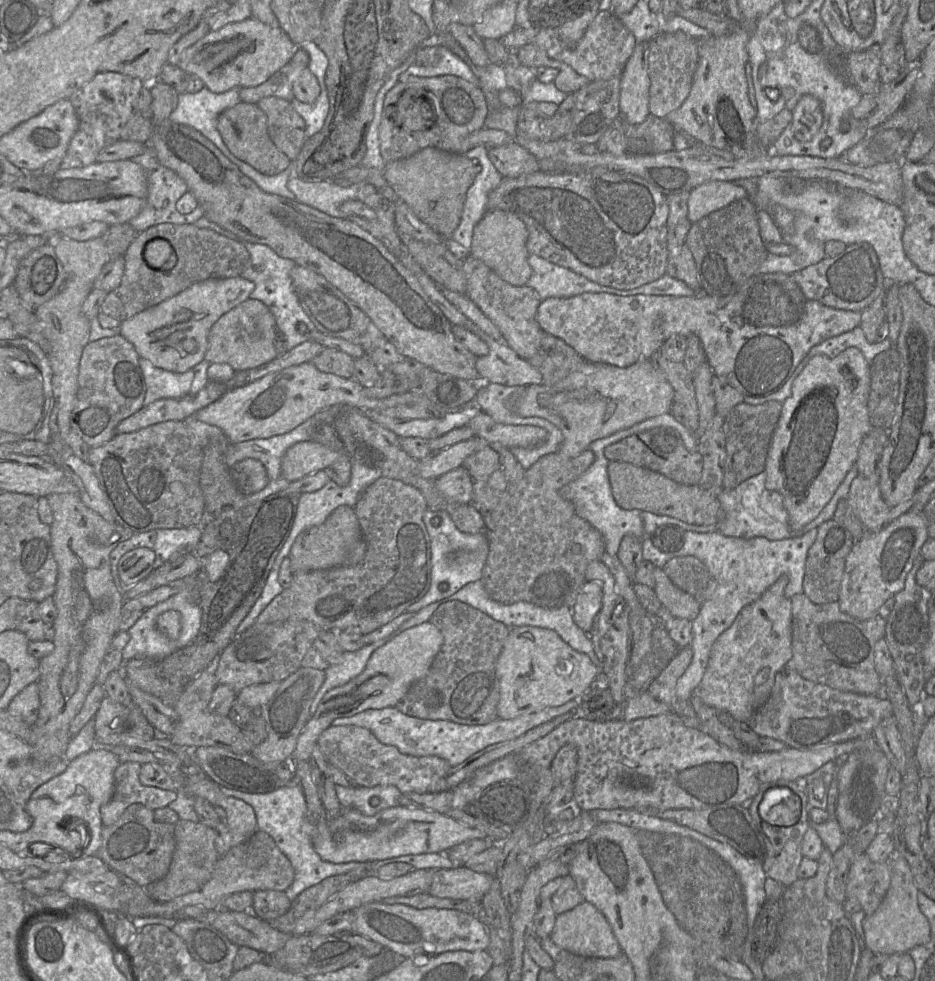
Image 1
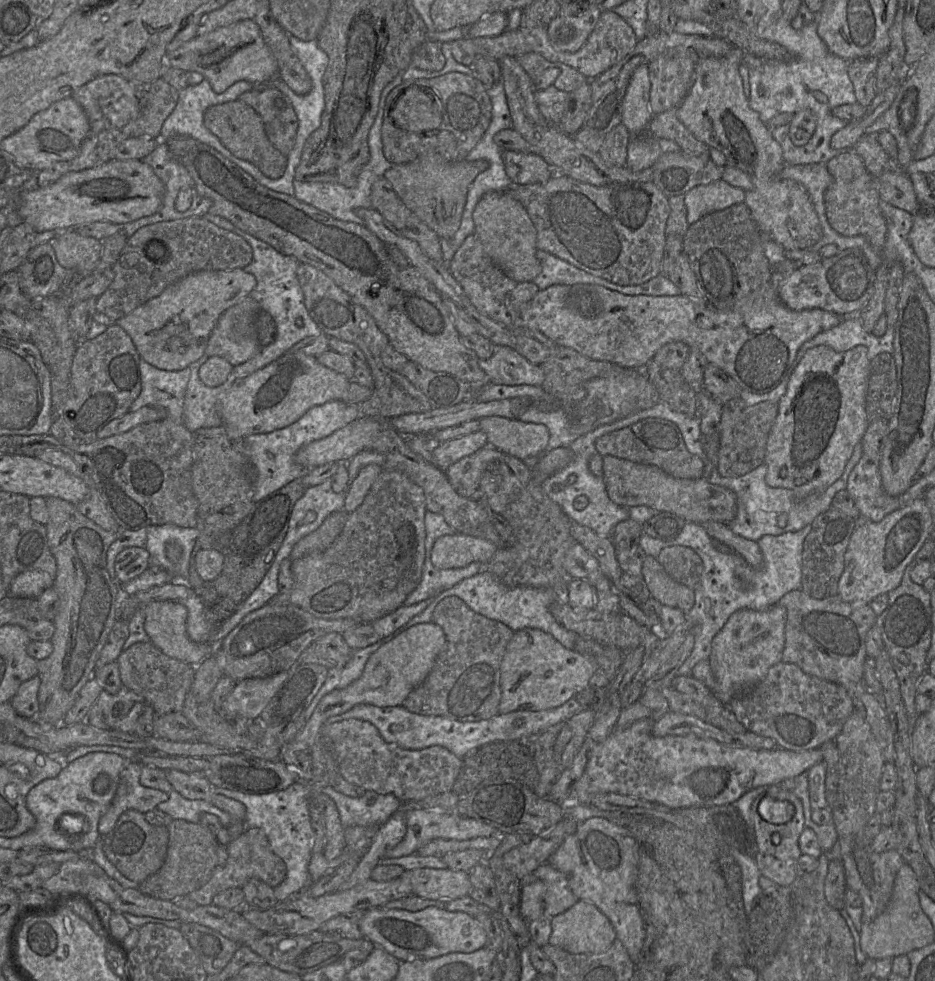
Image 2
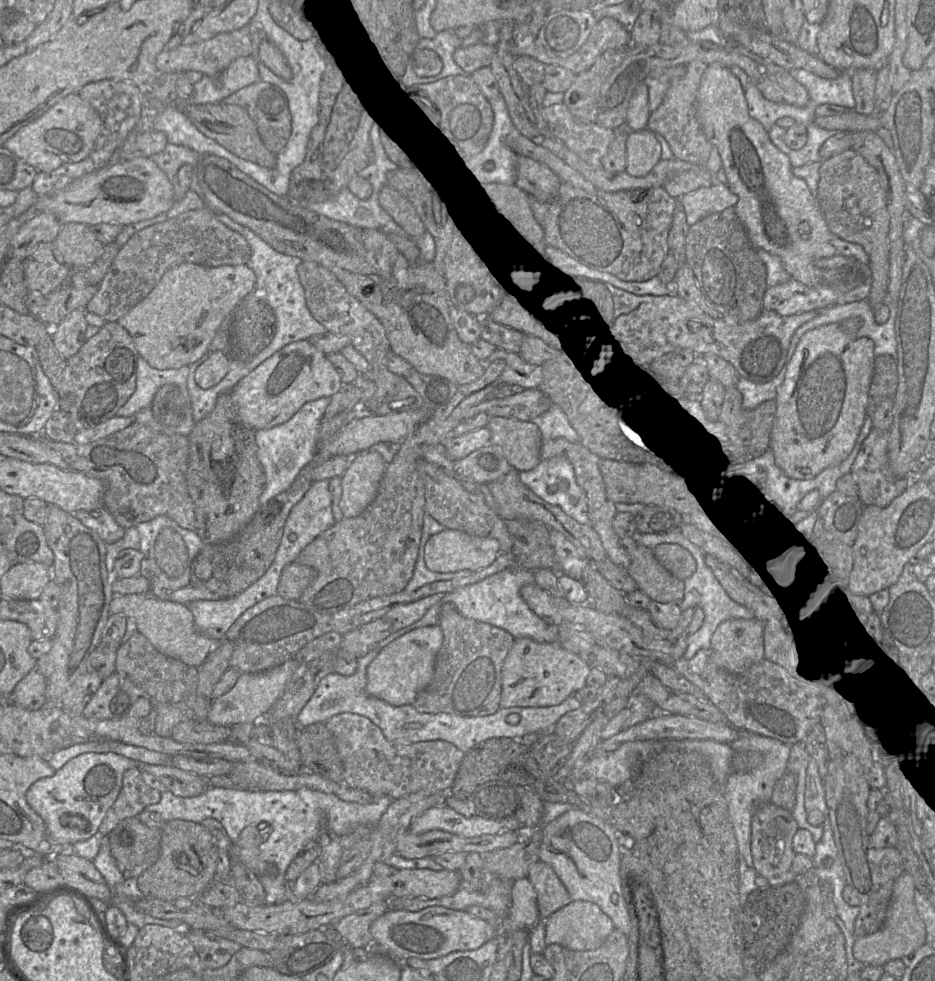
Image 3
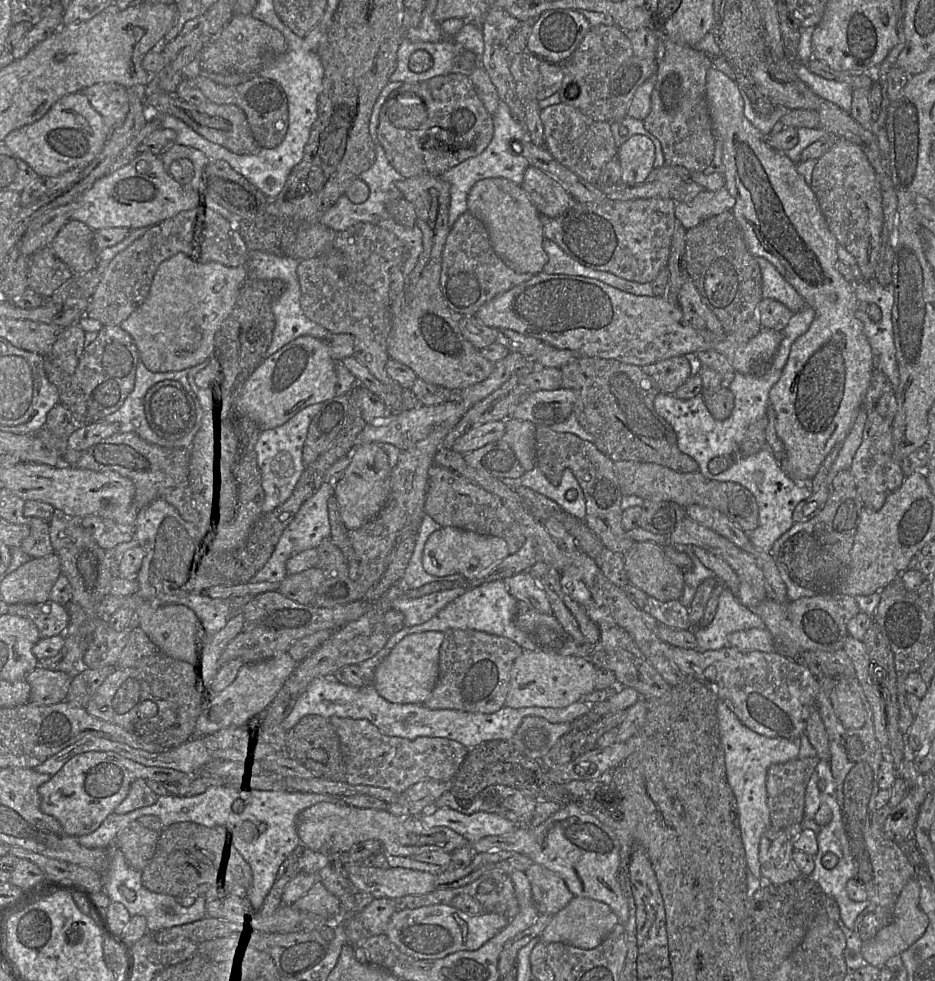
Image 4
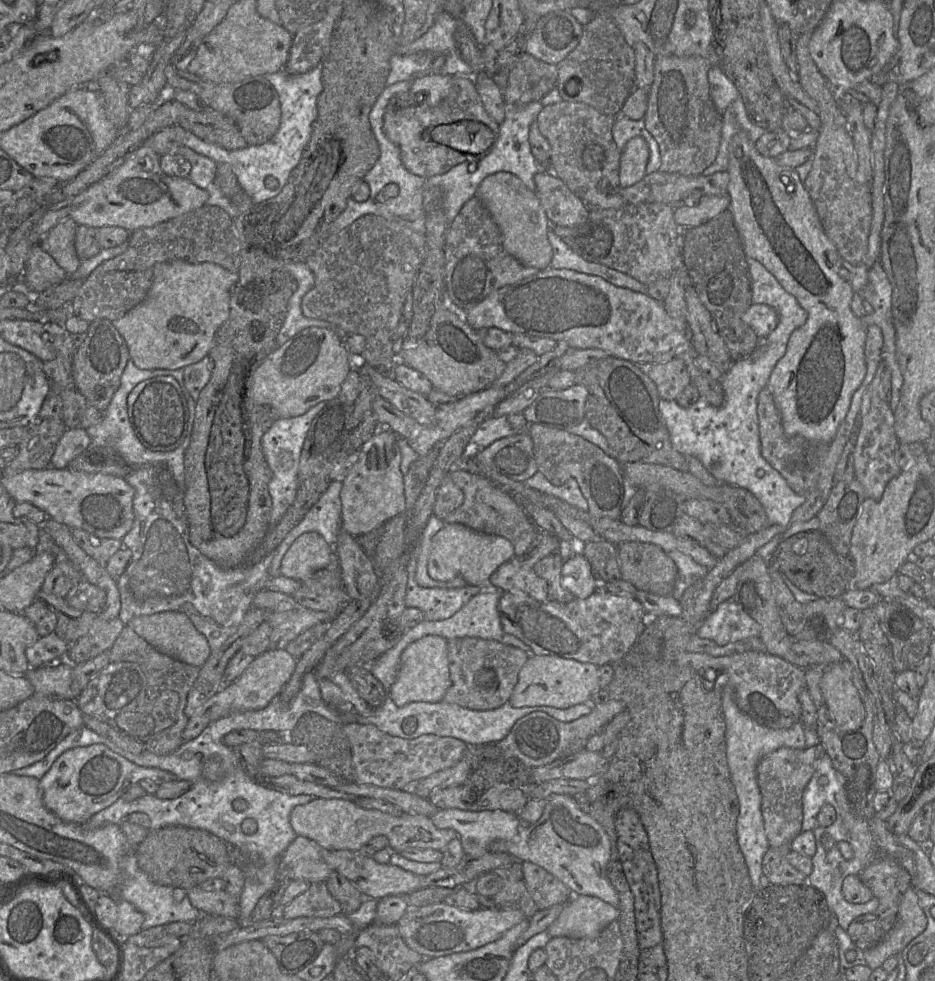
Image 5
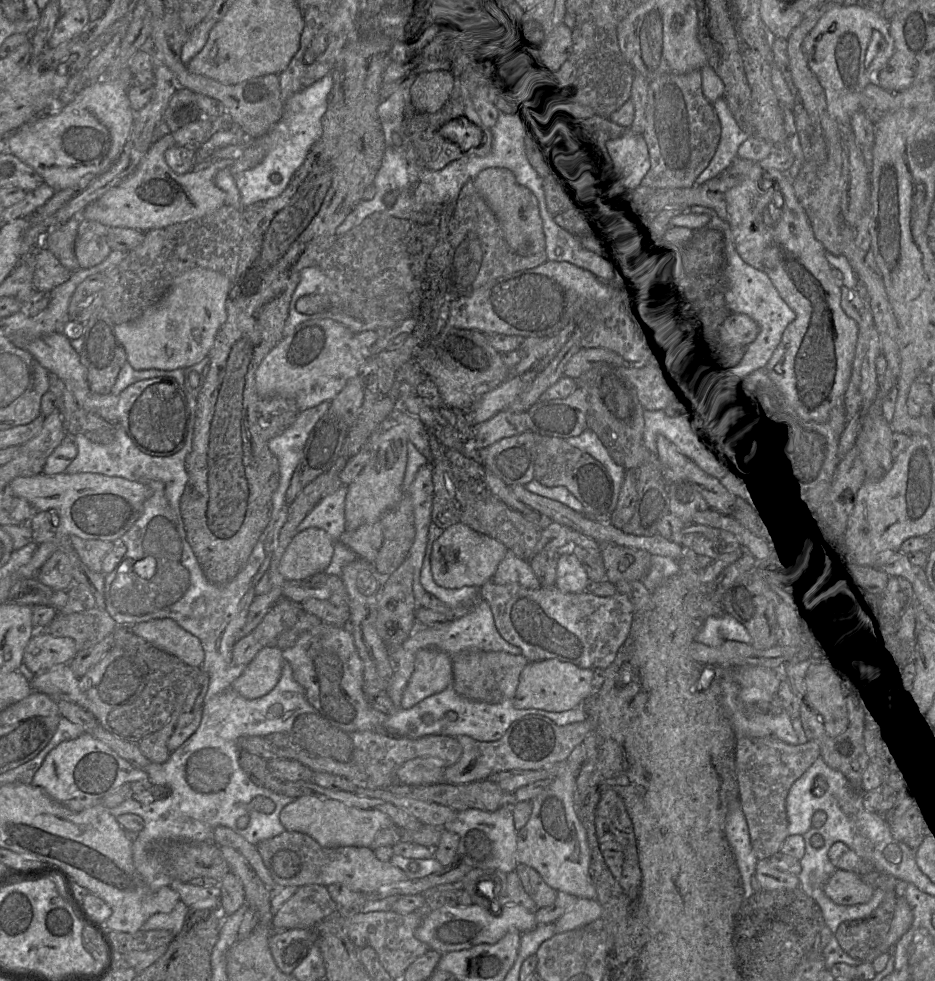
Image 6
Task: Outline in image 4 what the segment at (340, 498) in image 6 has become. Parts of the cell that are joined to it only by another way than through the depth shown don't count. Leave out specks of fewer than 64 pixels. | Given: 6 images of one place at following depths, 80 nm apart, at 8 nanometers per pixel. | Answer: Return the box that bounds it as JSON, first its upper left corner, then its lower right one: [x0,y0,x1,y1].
[249,480,335,583]

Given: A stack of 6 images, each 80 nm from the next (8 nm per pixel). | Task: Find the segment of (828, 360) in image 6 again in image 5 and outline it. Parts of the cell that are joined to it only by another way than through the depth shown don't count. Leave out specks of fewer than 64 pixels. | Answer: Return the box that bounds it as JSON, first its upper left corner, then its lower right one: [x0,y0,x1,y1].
[727,129,867,443]

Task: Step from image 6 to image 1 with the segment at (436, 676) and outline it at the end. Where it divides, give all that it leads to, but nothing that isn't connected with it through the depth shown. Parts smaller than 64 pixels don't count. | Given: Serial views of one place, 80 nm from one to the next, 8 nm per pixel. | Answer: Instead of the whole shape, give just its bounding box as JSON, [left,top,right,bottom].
[294,621,443,760]

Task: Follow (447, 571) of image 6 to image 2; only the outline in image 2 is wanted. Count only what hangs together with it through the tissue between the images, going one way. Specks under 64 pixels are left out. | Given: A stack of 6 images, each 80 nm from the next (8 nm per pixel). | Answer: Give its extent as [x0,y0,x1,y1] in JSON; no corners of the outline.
[431,532,498,569]

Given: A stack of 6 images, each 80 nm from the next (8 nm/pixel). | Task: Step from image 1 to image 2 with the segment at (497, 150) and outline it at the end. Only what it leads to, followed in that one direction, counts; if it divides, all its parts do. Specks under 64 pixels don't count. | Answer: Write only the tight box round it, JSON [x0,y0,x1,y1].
[503,150,554,184]

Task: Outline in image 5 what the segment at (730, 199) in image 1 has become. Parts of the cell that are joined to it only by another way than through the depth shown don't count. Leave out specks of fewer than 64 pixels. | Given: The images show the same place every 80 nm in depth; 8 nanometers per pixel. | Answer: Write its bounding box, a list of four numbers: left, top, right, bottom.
[674,194,729,229]

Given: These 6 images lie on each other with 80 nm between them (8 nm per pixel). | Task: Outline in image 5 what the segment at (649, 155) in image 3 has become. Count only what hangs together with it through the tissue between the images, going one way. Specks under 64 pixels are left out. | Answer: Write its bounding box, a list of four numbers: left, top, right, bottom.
[619,138,649,187]

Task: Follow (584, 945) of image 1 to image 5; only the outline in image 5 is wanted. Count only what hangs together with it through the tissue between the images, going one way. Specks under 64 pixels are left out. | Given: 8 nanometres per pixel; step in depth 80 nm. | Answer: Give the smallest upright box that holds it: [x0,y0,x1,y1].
[547,896,619,939]

